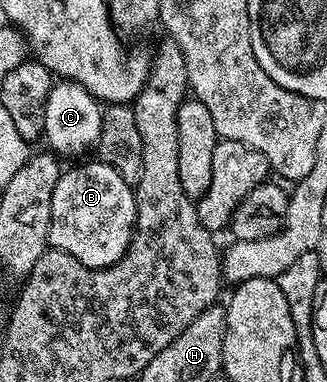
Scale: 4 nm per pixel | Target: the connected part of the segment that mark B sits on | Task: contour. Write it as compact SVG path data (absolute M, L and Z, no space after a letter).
M98 159L86 161L72 164L72 169L64 168L57 187L53 187L49 245L73 255L85 267L104 269L122 259L131 245L135 233L135 191L113 166Z

